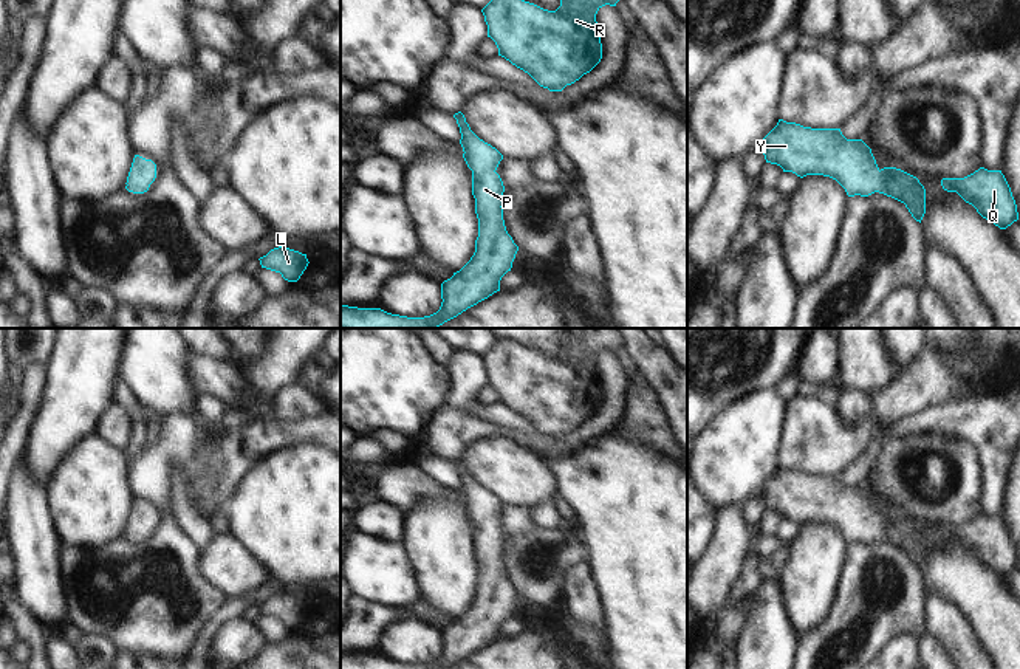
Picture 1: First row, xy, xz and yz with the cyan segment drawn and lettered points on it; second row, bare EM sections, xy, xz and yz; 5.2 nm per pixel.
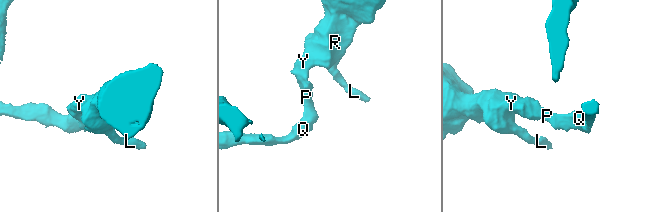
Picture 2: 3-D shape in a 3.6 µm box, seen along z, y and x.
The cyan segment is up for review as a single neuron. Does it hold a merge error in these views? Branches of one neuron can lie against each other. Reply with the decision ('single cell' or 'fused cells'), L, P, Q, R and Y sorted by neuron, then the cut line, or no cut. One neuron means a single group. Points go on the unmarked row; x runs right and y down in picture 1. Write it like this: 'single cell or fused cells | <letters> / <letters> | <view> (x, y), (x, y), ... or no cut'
single cell | L P Q R Y | no cut

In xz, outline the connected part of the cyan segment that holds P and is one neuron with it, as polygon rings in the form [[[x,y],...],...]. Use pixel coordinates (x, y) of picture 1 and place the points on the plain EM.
[[[461,458],[454,465],[461,480],[463,505],[472,517],[472,542],[478,565],[474,602],[460,618],[441,630],[443,649],[436,660],[407,664],[381,655],[341,652],[341,669],[447,669],[500,638],[500,627],[511,618],[519,598],[503,567],[505,533],[495,519],[503,502],[471,477]]]

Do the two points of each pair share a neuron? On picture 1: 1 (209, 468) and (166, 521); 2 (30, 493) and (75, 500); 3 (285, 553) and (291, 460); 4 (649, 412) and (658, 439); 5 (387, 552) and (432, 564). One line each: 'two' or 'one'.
1: two
2: two
3: one
4: one
5: two

